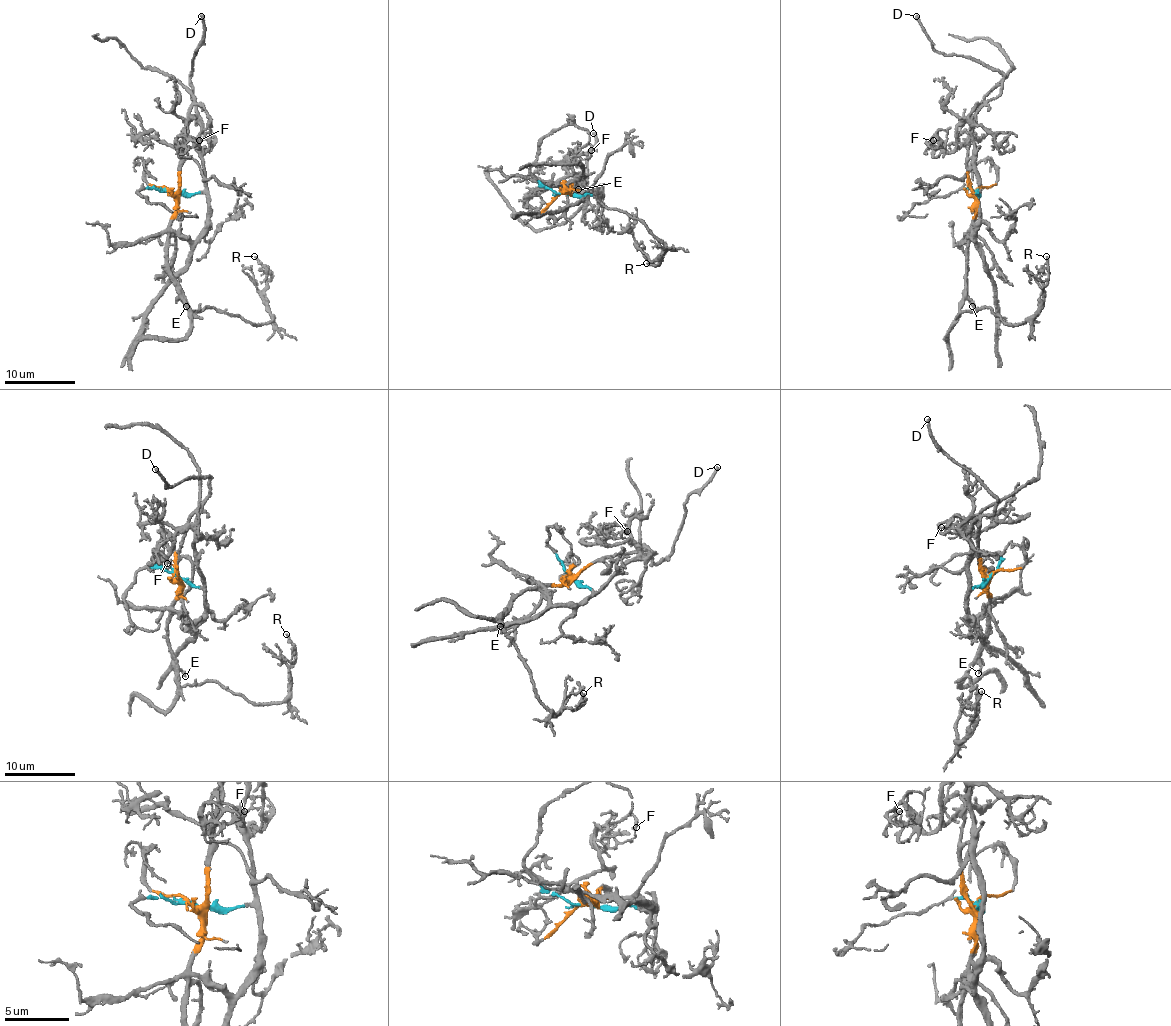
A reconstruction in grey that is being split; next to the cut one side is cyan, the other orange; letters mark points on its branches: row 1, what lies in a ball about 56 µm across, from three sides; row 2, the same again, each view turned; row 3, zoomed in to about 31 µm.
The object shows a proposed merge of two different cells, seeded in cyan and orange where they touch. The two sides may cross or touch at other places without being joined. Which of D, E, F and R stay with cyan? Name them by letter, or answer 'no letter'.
D, F

